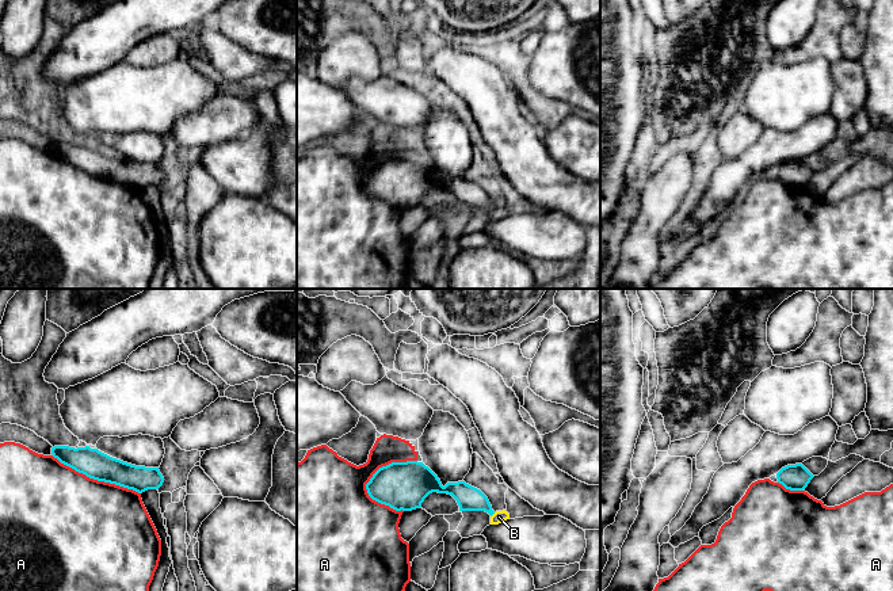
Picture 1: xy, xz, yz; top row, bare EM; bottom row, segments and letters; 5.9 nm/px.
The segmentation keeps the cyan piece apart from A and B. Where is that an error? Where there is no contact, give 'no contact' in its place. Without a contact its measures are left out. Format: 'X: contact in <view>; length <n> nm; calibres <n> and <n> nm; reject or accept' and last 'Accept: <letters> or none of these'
A: contact in xz; length 360 nm; calibres 280 and 240 nm; reject
B: contact in xz; length 40 nm; calibres 140 and 70 nm; accept
Accept: B

